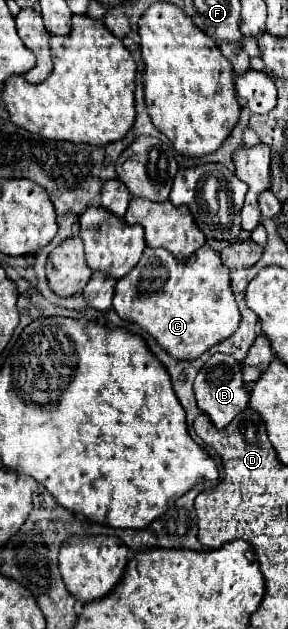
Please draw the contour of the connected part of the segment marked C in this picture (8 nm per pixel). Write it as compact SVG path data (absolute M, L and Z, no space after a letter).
M209 244L199 248L187 262L175 260L171 252L165 252L163 248L145 248L139 264L125 278L117 280L113 310L119 314L119 318L141 326L175 360L195 360L211 346L233 336L239 326L239 308L231 292L229 272L231 270L221 264L219 254Z

